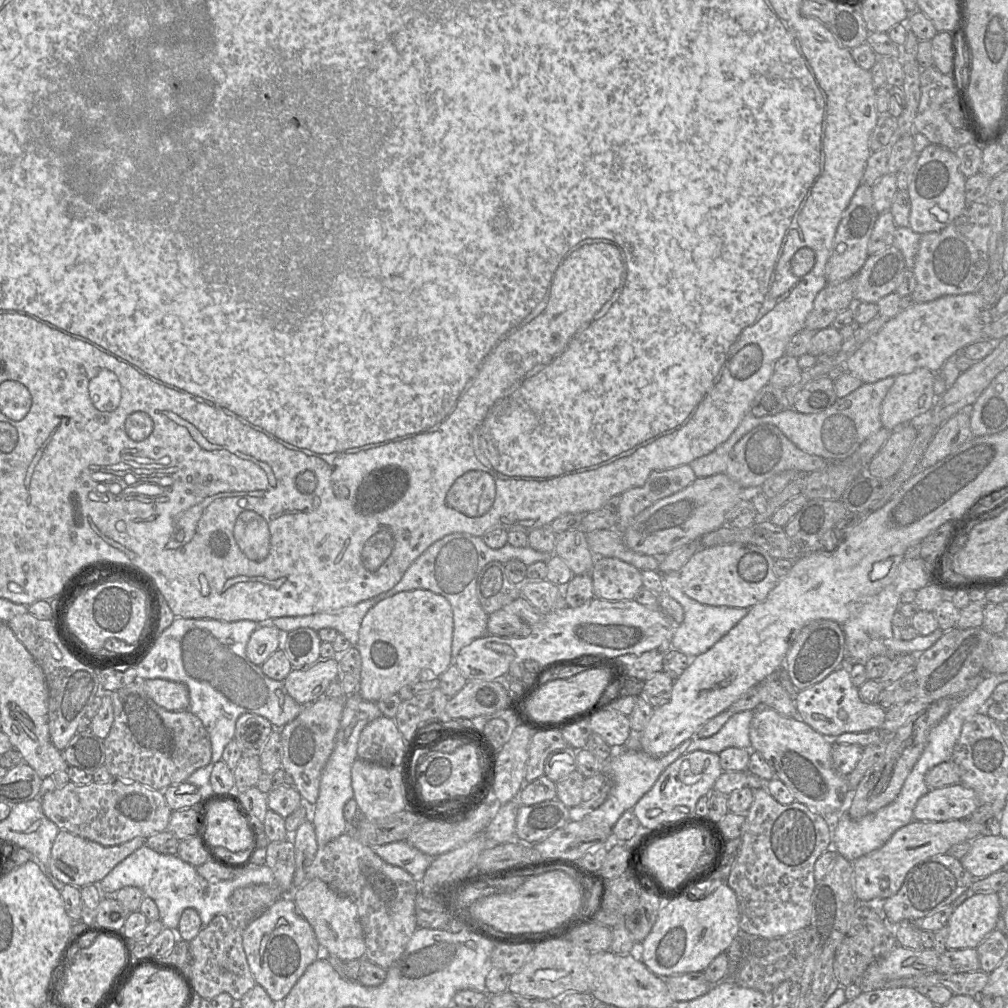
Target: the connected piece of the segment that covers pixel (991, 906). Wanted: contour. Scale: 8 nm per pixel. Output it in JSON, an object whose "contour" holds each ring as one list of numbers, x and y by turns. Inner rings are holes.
{"contour":[[997,892,974,893,958,906,947,922,947,950,977,948,996,929,1000,912]]}

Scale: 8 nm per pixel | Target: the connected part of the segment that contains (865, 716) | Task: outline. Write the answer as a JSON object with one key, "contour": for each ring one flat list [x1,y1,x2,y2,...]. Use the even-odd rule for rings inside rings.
{"contour":[[840,667,821,682,798,691,795,706,797,716,825,738,880,729,886,716,886,710,880,705,861,700,859,688,853,685,848,667]]}

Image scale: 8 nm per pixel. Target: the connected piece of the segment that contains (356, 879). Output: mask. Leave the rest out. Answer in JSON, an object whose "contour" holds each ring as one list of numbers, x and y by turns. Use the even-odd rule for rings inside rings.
{"contour":[[346,832,318,850,311,864,305,867,306,881,314,878,327,883,333,890,349,898,357,907,364,942,365,958,387,970,403,953,413,933,418,928,415,915,415,898,420,892,420,884,404,869,382,860,374,848,365,845]]}

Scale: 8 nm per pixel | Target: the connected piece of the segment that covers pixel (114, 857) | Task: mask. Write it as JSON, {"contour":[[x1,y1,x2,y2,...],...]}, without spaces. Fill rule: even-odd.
{"contour":[[60,829,51,849,49,869,52,875,65,885,82,888,89,884,99,884,117,864,144,845,145,842,146,838,135,837,120,845,103,846]]}

